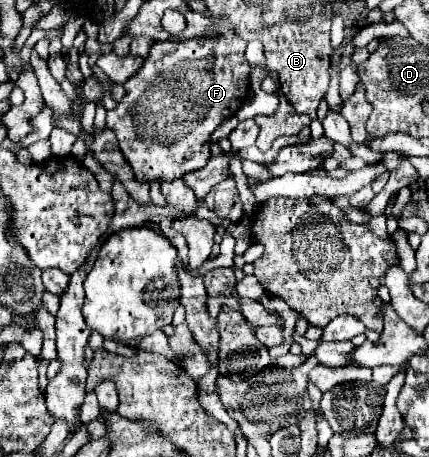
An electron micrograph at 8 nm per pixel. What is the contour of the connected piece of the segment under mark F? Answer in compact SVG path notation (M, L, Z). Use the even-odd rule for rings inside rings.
M216 20L214 30L216 38L204 42L198 42L198 38L182 42L154 42L150 54L144 58L142 68L124 84L124 98L118 102L114 110L108 112L106 128L114 130L118 138L118 148L130 164L134 178L138 182L170 182L202 168L210 158L212 132L226 118L232 118L246 102L246 94L250 92L250 64L244 58L246 42L240 36L236 36L232 26L224 20ZM202 60L210 60L210 72L198 72L198 62Z

